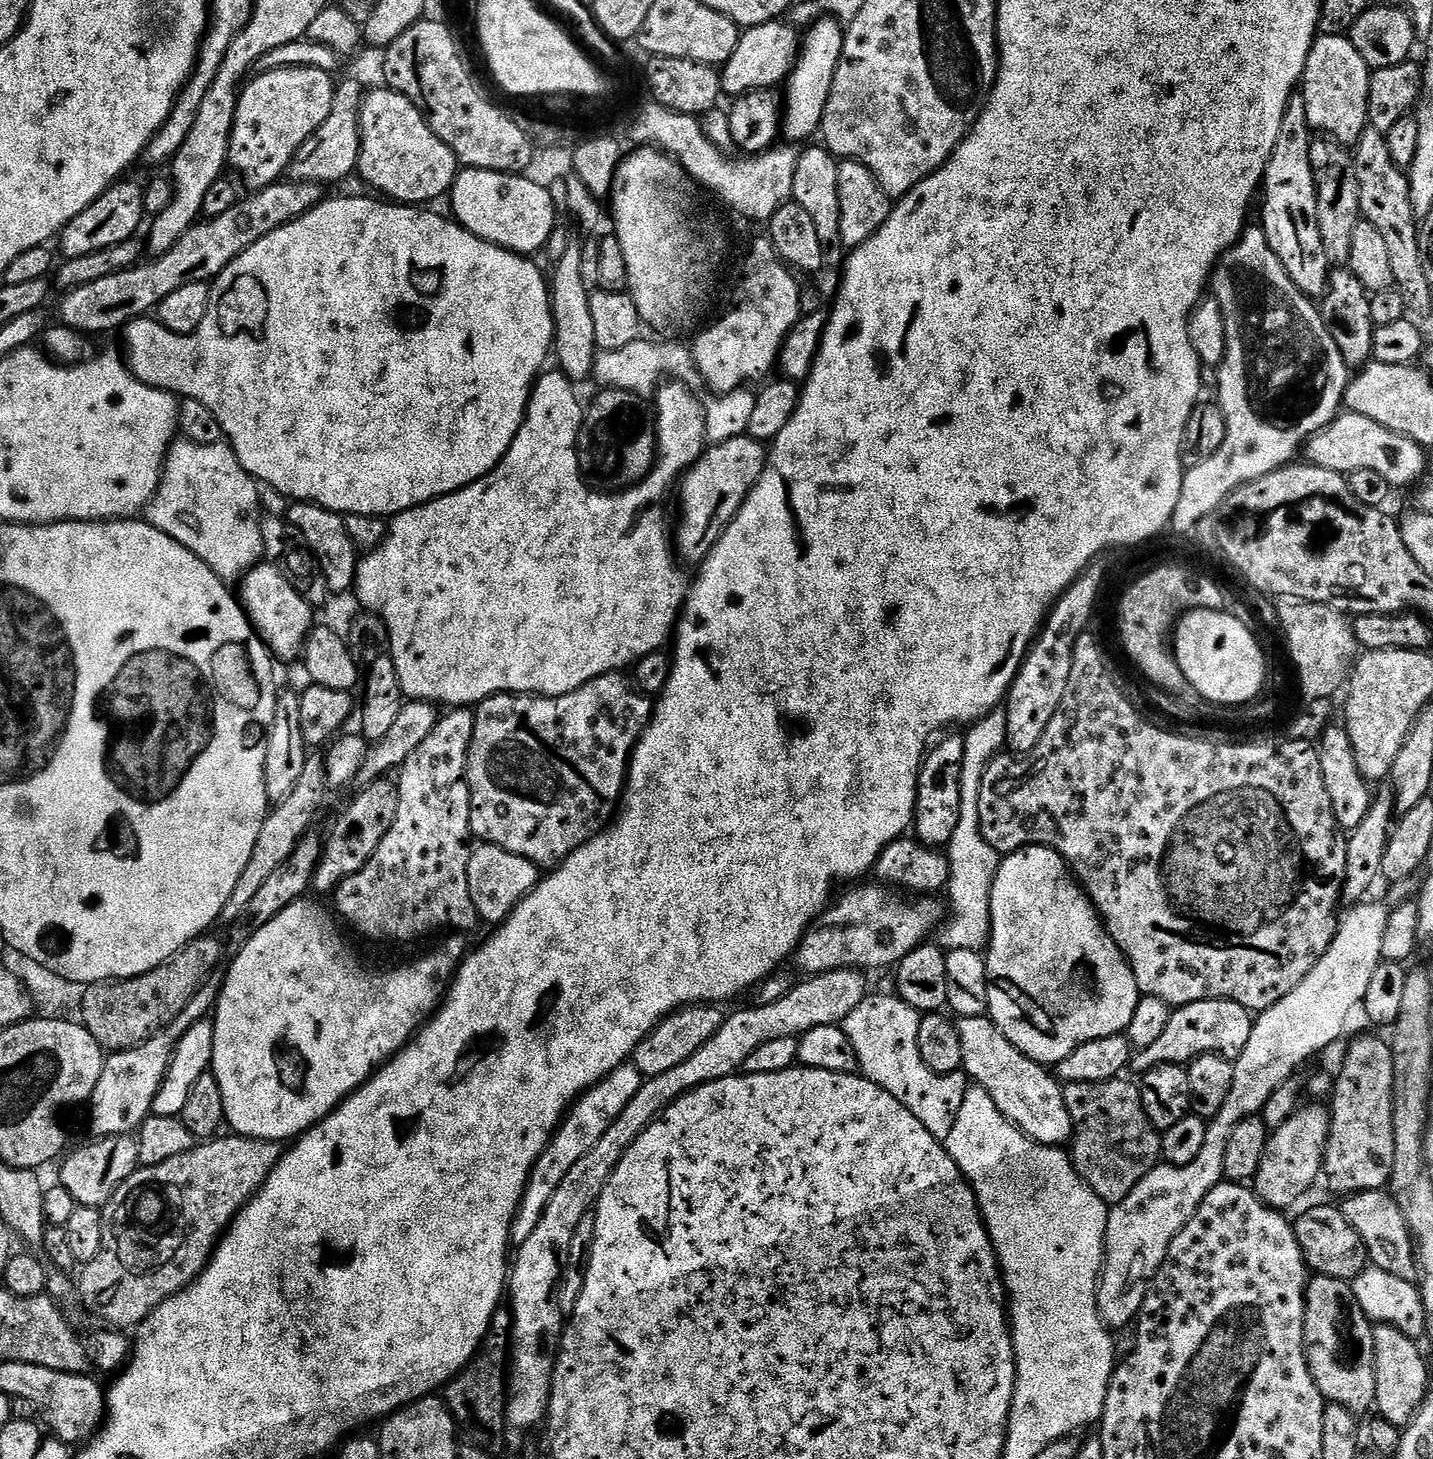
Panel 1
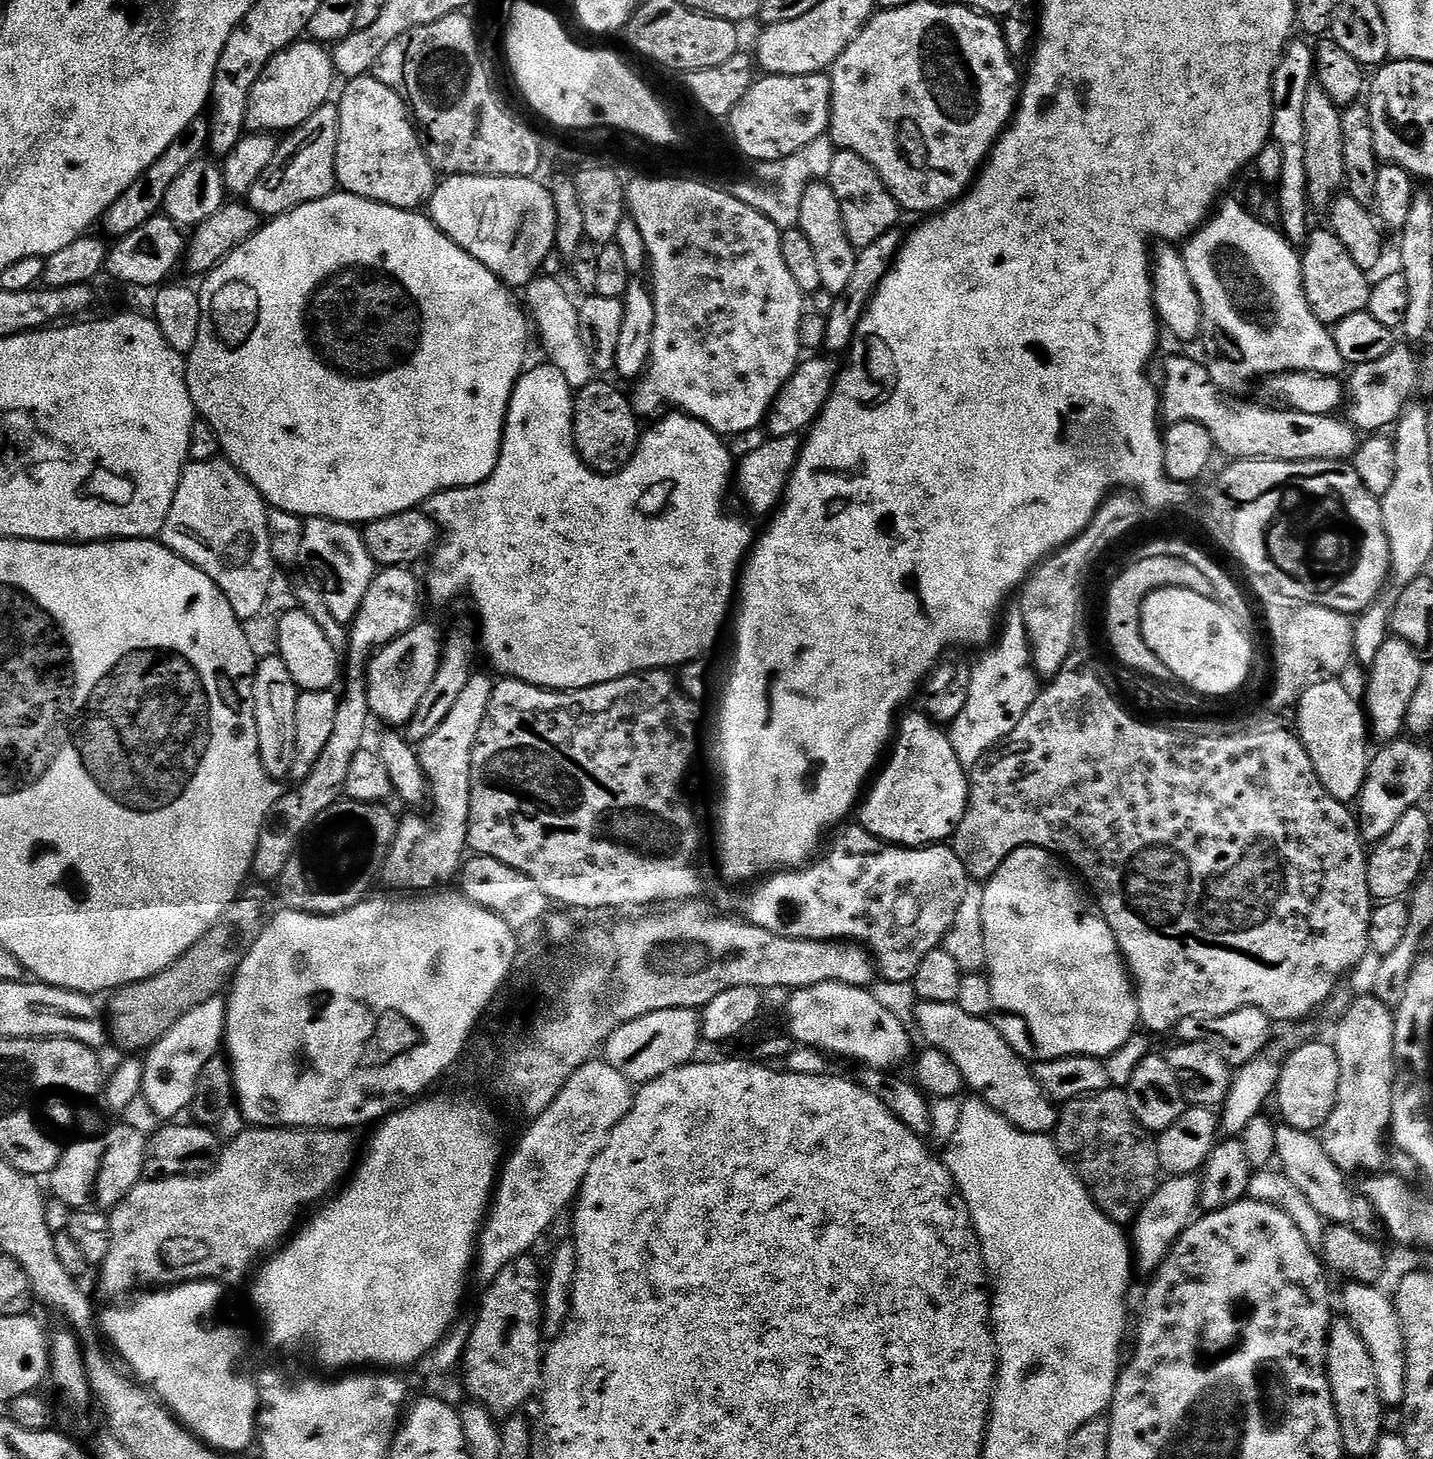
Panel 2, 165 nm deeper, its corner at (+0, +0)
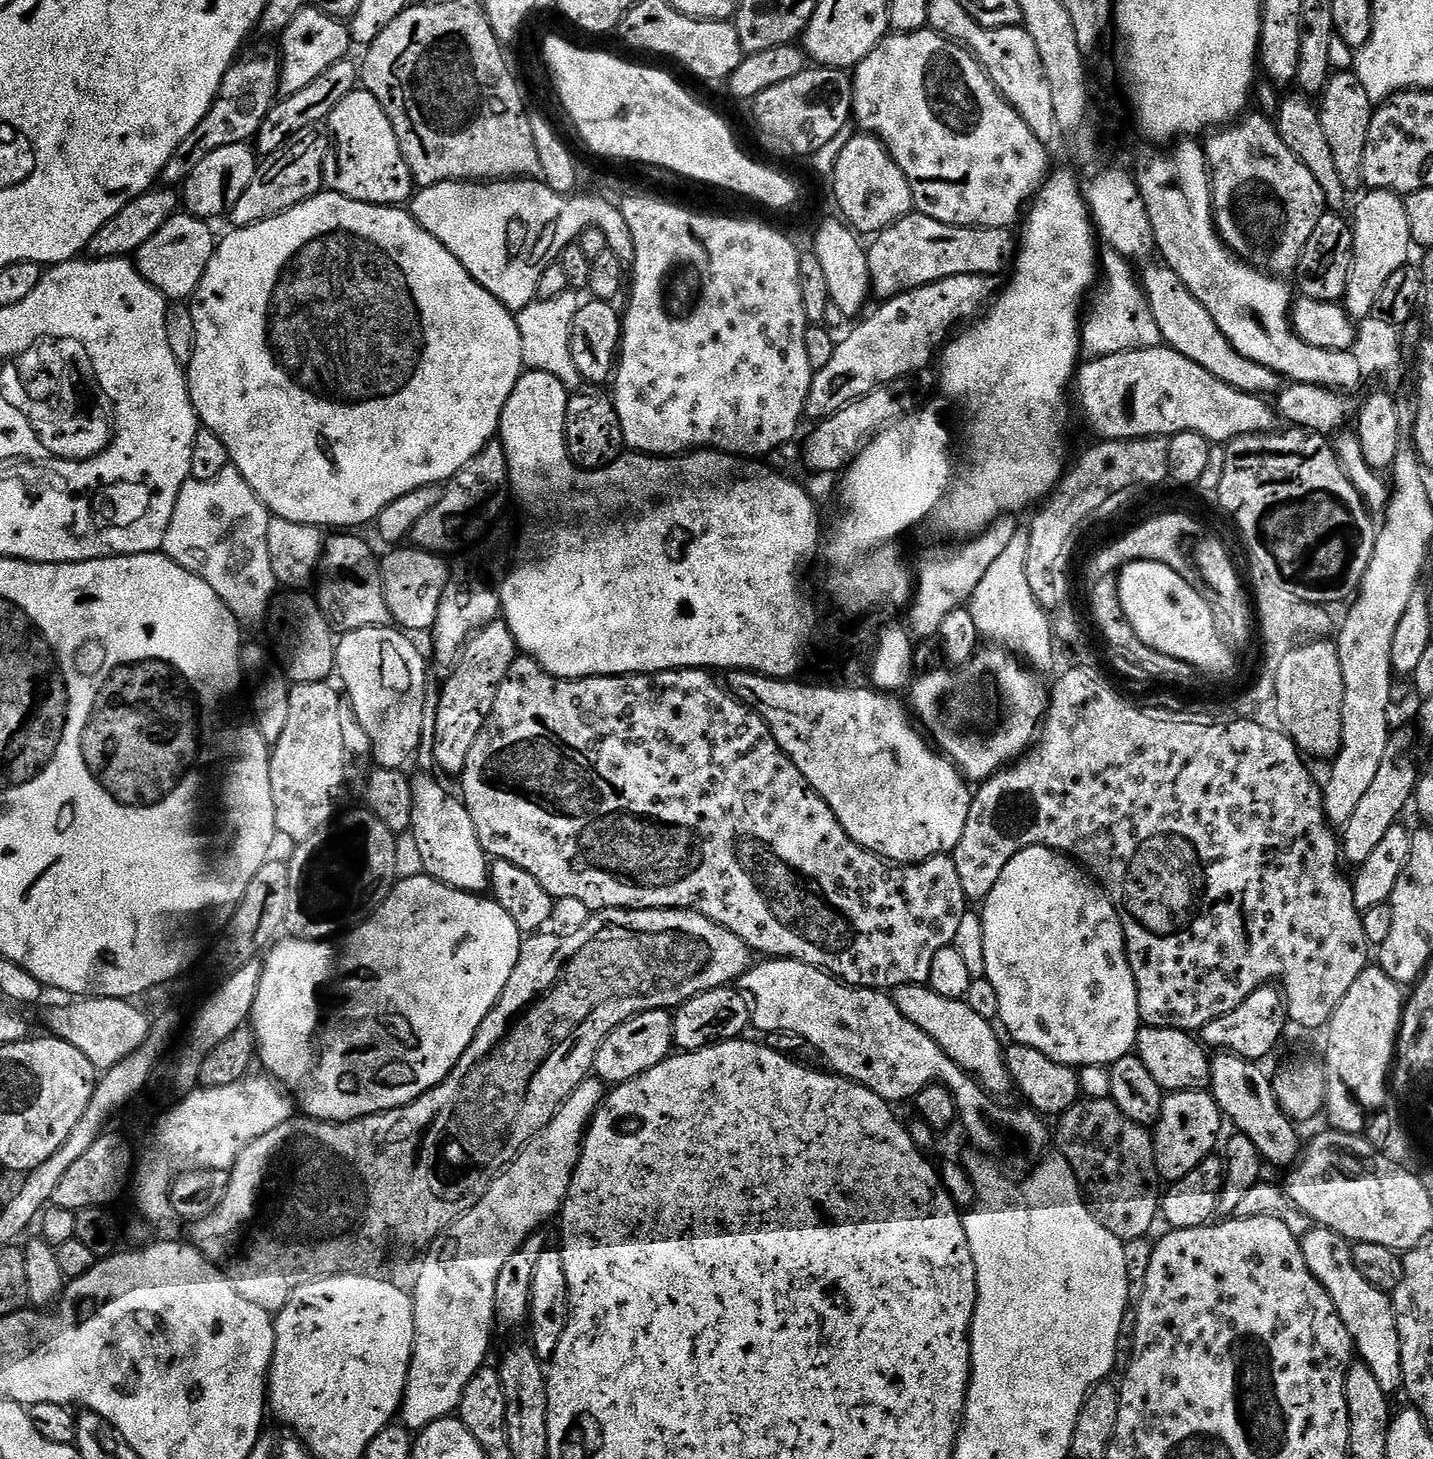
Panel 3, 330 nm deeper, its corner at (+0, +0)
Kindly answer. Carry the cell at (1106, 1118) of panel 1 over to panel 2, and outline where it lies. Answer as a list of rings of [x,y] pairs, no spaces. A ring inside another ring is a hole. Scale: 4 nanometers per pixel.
[[[1110,1086],[1106,1091],[1096,1092],[1093,1096],[1079,1096],[1077,1100],[1067,1101],[1059,1109],[1054,1139],[1058,1150],[1071,1164],[1076,1177],[1087,1186],[1092,1201],[1100,1207],[1102,1214],[1106,1214],[1106,1218],[1110,1218],[1118,1225],[1131,1225],[1142,1210],[1142,1206],[1162,1183],[1156,1149],[1157,1137],[1147,1132],[1138,1122],[1138,1118],[1134,1118],[1134,1110],[1130,1110],[1127,1091]]]

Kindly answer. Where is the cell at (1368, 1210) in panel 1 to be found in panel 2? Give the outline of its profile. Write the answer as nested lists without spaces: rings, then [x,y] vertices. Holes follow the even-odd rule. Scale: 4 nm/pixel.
[[[1287,1126],[1277,1127],[1276,1160],[1281,1164],[1279,1167],[1286,1178],[1302,1190],[1307,1201],[1329,1225],[1347,1224],[1358,1234],[1373,1238],[1381,1235],[1382,1225],[1374,1206],[1357,1189],[1355,1192],[1348,1185],[1349,1177],[1346,1173],[1338,1166],[1334,1166],[1334,1162],[1330,1162],[1330,1154],[1326,1154],[1319,1135]]]

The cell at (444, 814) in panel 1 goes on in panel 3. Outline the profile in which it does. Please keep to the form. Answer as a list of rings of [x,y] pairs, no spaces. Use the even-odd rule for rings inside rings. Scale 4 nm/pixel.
[[[503,619],[495,620],[478,630],[465,644],[456,659],[444,689],[438,692],[436,701],[436,725],[432,739],[432,759],[435,767],[449,772],[452,778],[459,777],[470,755],[474,738],[482,734],[484,720],[494,710],[494,698],[498,698],[498,686],[510,674],[510,666],[516,660],[518,649],[514,634],[510,634]]]

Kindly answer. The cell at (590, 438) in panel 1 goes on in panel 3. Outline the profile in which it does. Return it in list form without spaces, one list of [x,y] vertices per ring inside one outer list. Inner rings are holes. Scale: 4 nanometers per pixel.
[[[584,386],[573,391],[568,398],[564,433],[568,439],[568,452],[572,455],[572,462],[581,470],[607,468],[620,459],[626,448],[622,422],[618,422],[616,401],[604,391],[600,386]]]

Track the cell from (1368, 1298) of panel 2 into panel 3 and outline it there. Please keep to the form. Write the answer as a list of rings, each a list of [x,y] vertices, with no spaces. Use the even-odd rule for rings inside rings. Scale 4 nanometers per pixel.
[[[1313,1227],[1300,1240],[1302,1258],[1306,1258],[1306,1266],[1310,1274],[1330,1294],[1346,1330],[1352,1336],[1352,1343],[1359,1359],[1378,1378],[1378,1386],[1389,1394],[1399,1391],[1404,1382],[1402,1374],[1402,1350],[1396,1312],[1392,1309],[1392,1298],[1389,1293],[1378,1290],[1362,1278],[1352,1257],[1353,1245],[1329,1228]]]

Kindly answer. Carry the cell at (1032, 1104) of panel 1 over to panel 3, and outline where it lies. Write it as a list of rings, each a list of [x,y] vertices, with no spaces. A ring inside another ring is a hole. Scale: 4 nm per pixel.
[[[904,984],[891,993],[892,1001],[907,1020],[914,1022],[918,1030],[925,1032],[963,1072],[968,1072],[992,1096],[1008,1098],[1013,1095],[1014,1085],[1008,1069],[1006,1048],[996,1037],[993,1021],[978,1018],[964,1000],[942,998],[942,994],[919,984]]]

